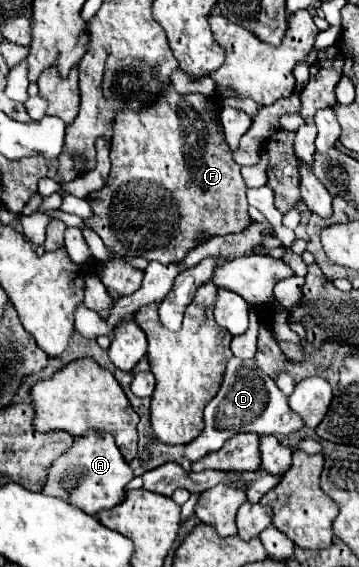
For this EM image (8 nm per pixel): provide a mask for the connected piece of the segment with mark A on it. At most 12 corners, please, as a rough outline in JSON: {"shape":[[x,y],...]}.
{"shape":[[103,432],[75,438],[43,494],[95,516],[133,472]]}

